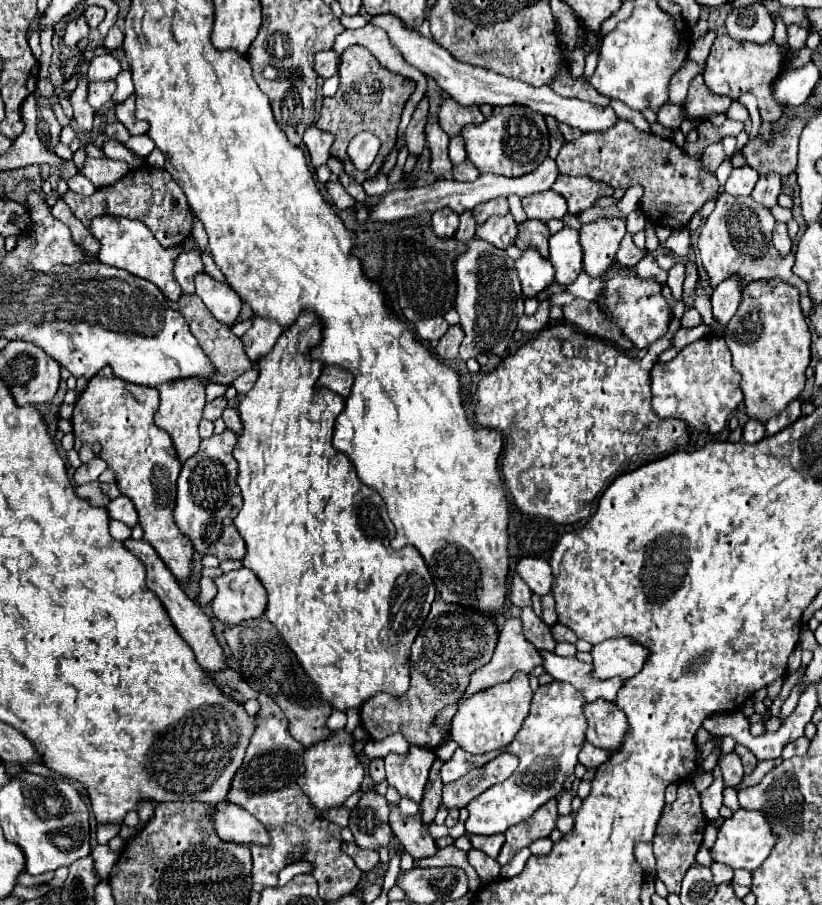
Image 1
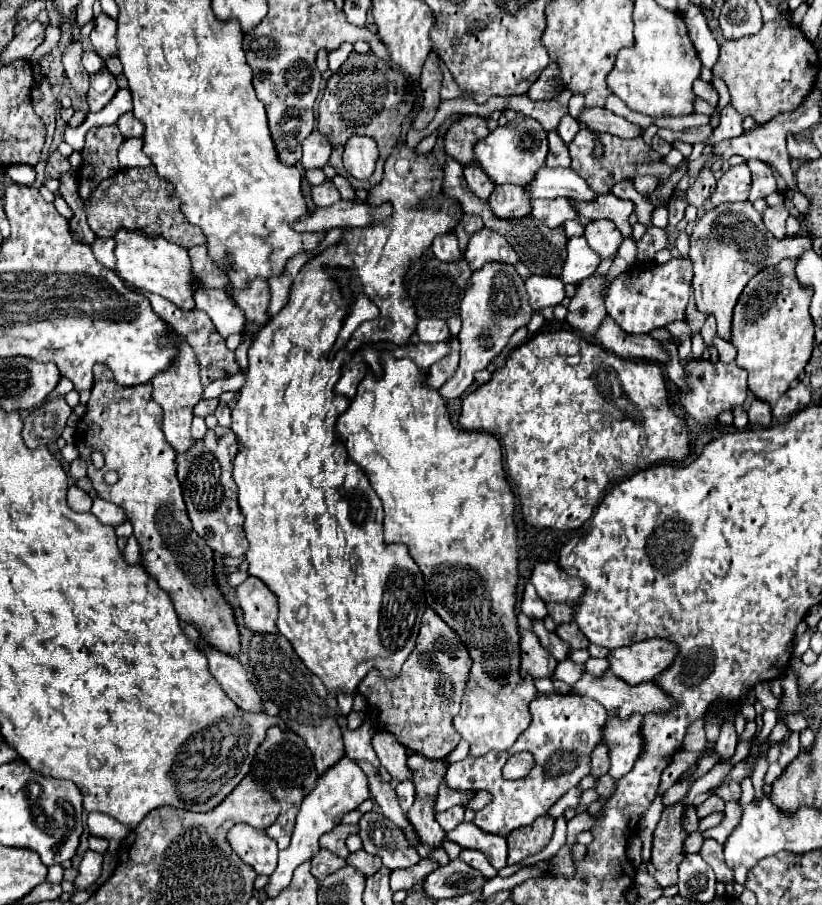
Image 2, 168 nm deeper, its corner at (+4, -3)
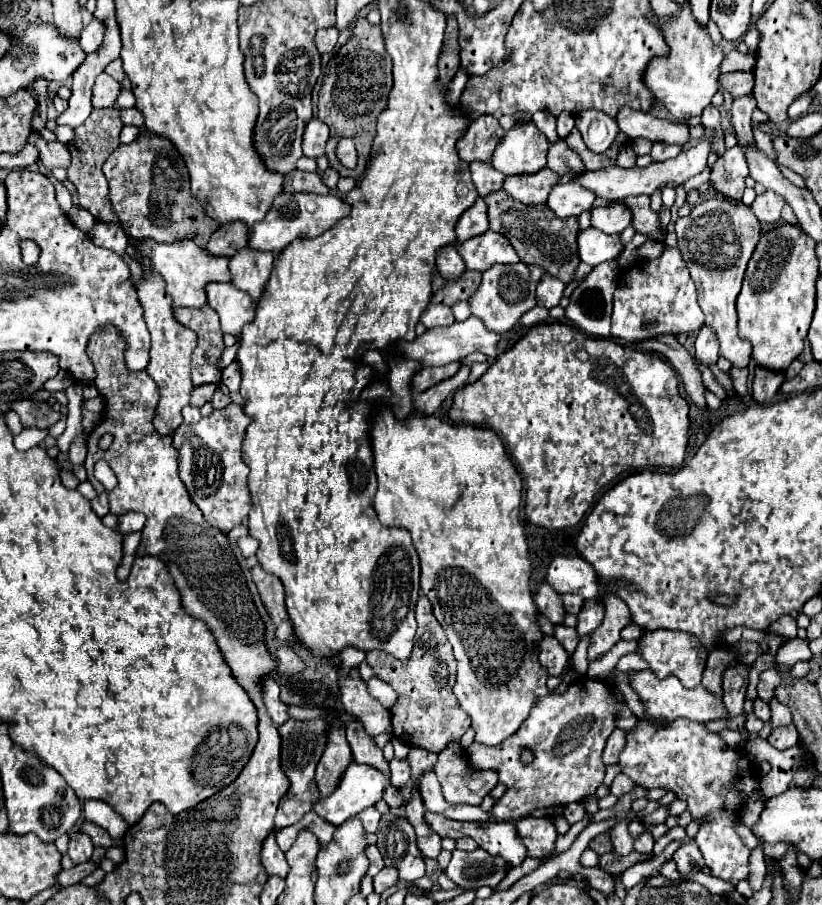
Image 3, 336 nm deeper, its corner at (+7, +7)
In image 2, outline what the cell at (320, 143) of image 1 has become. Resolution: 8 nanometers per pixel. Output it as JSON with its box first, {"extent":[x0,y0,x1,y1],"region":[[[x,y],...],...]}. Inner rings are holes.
{"extent":[301,129,331,169],"region":[[[313,129],[313,133],[303,141],[303,159],[301,165],[305,169],[313,169],[313,167],[325,167],[331,155],[331,143],[325,135],[321,135],[317,129]]]}

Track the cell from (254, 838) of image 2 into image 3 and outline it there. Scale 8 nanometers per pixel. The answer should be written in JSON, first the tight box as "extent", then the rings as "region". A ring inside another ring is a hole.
{"extent":[260,833,288,877],"region":[[[270,833],[264,843],[262,843],[262,851],[260,851],[260,861],[264,865],[264,869],[268,871],[268,875],[280,875],[286,877],[288,873],[288,863],[284,857],[284,851],[278,847],[274,833]]]}

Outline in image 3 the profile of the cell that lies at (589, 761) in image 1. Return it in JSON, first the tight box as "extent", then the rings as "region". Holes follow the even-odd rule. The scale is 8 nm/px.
{"extent":[602,729,626,765],"region":[[[614,729],[612,735],[608,737],[606,747],[604,747],[604,753],[602,753],[602,761],[604,761],[604,765],[618,763],[618,755],[620,755],[624,743],[626,743],[626,731],[622,731],[622,729]]]}

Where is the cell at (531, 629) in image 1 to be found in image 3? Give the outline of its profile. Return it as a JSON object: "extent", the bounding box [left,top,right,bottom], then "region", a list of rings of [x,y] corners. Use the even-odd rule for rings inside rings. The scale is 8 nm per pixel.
{"extent":[554,625,578,655],"region":[[[554,625],[554,637],[560,641],[560,645],[572,655],[576,645],[578,645],[578,635],[572,627],[564,627],[564,625]]]}

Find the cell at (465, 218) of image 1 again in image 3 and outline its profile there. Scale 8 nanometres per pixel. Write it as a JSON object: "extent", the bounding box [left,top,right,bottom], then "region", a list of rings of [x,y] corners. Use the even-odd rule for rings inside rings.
{"extent":[456,199,488,243],"region":[[[478,199],[464,217],[456,223],[456,243],[464,243],[470,237],[482,235],[488,231],[488,215],[486,215],[486,203],[484,199]]]}

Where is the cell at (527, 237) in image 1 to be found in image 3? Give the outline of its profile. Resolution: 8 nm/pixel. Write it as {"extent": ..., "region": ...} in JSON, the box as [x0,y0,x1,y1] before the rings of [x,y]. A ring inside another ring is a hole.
{"extent":[484,193,580,283],"region":[[[488,193],[484,197],[488,205],[488,221],[490,229],[496,233],[502,233],[510,245],[520,255],[520,261],[528,265],[540,265],[546,273],[558,277],[564,283],[570,283],[574,279],[574,271],[580,263],[578,259],[578,247],[576,247],[576,235],[578,235],[578,219],[558,219],[546,205],[524,205],[514,199],[510,199],[506,193]]]}

